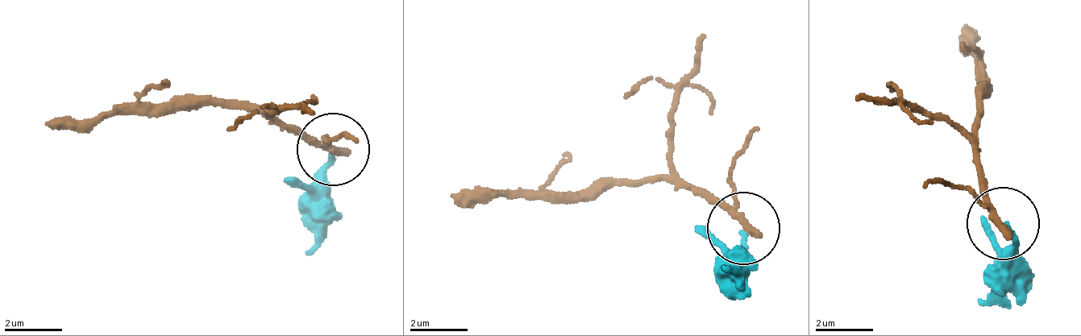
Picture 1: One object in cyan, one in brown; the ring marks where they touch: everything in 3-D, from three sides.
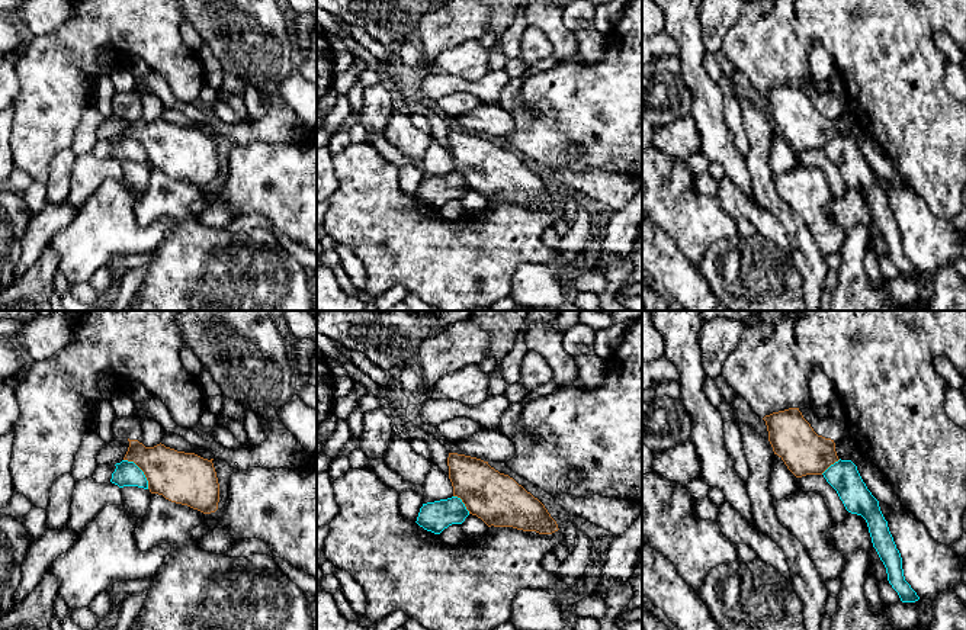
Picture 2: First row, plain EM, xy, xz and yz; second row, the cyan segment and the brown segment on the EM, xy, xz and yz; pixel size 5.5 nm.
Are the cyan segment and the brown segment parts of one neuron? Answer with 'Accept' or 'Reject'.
Reject

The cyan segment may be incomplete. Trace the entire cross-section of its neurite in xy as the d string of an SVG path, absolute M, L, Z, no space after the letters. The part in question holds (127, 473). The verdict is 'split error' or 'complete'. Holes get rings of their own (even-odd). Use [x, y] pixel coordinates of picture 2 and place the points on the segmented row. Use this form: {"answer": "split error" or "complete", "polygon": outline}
{"answer": "complete", "polygon": "M122 460L115 466L116 469L110 479L112 483L118 485L119 488L138 486L148 489L148 480L144 472L134 462Z"}

